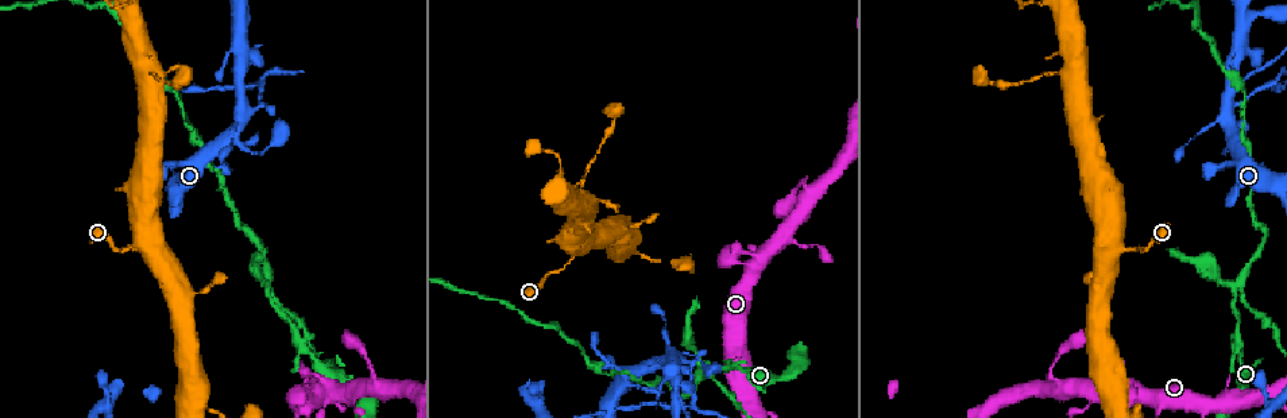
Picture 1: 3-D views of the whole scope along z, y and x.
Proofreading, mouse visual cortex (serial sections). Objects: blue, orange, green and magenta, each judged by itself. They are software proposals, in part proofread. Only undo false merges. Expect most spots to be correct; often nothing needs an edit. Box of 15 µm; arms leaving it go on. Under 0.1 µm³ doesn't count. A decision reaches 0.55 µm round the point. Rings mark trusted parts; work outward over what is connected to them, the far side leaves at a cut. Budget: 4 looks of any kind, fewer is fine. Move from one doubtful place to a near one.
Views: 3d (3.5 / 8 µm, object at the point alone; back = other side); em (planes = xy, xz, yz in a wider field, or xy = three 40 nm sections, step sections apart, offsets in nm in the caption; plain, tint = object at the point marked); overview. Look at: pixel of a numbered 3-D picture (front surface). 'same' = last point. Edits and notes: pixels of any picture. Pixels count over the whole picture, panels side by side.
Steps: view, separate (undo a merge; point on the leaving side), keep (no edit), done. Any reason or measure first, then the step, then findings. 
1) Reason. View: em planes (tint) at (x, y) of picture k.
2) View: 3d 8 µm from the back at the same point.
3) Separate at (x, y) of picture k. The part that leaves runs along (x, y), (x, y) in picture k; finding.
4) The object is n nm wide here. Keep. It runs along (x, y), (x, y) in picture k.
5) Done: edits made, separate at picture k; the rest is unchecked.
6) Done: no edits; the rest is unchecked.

Four or more arms meet. View: 3d 3.5 µm at (266, 286) of picture 1.

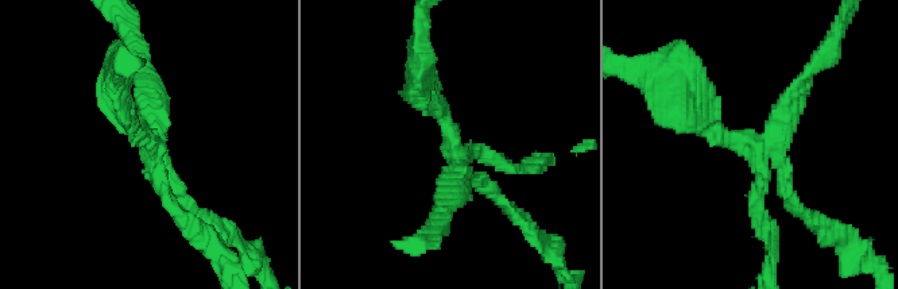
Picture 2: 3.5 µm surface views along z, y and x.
Now the EM. View: em xy step 3 (tint) at (458, 155) of picture 2.

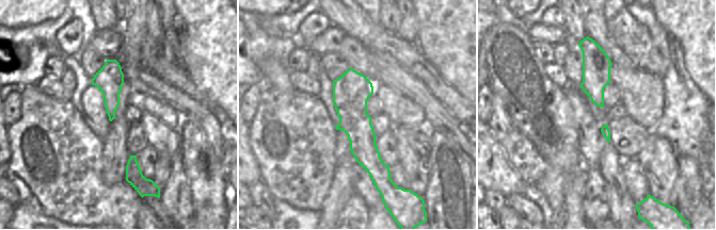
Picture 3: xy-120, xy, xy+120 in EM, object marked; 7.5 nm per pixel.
4 arms meet here. Separate at (792, 95) of picture 2. The part that leaves runs along (767, 143), (836, 35) in picture 2; a second cell is stuck on.

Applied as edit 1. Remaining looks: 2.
Three-way junction. View: 3d 3.5 µm at (679, 355) of picture 1.

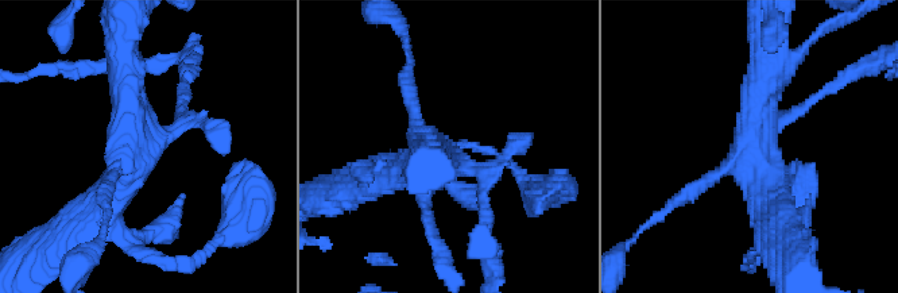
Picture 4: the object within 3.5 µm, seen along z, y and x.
View: em planes (tint) at (141, 146) of picture 4.

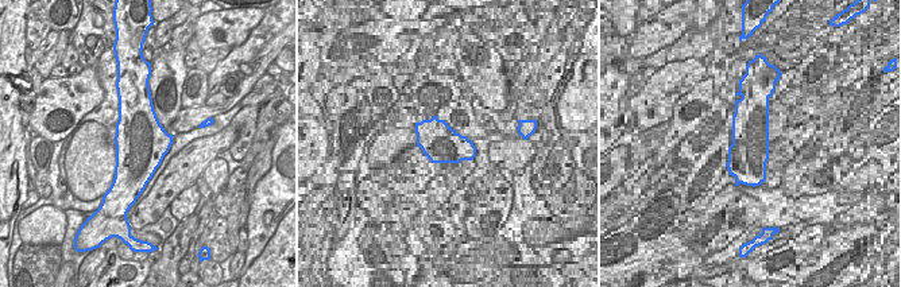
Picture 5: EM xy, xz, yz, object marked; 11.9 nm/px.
Separate at (215, 126) of picture 4. The part that leaves runs along (177, 130), (189, 60) in picture 4; two cells meet here.

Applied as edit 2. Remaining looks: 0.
Done: edits made, separate at picture 2, separate at picture 4; the rest is unchecked.

